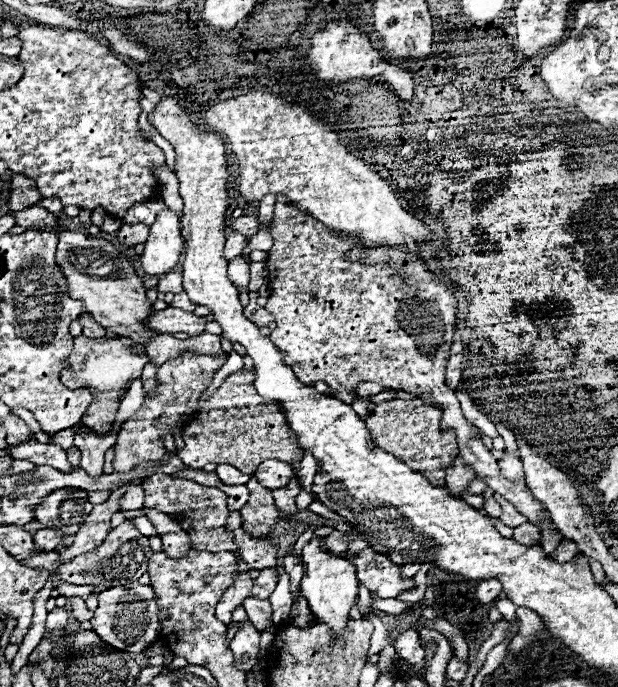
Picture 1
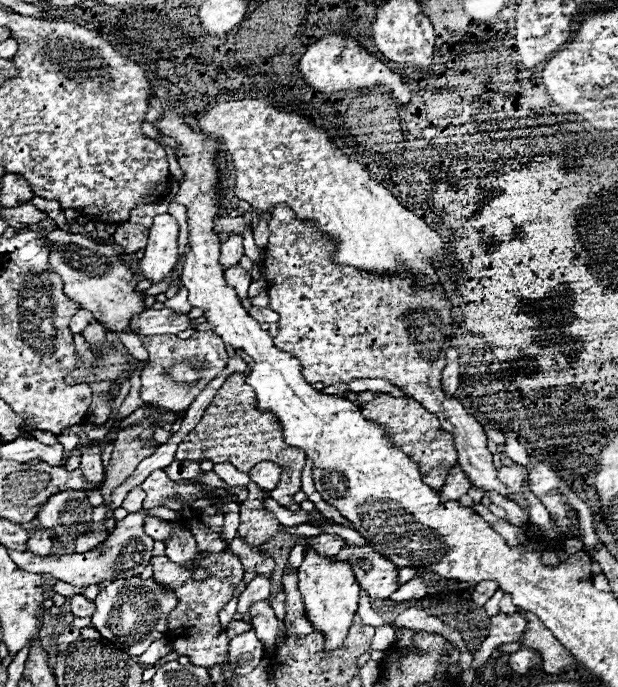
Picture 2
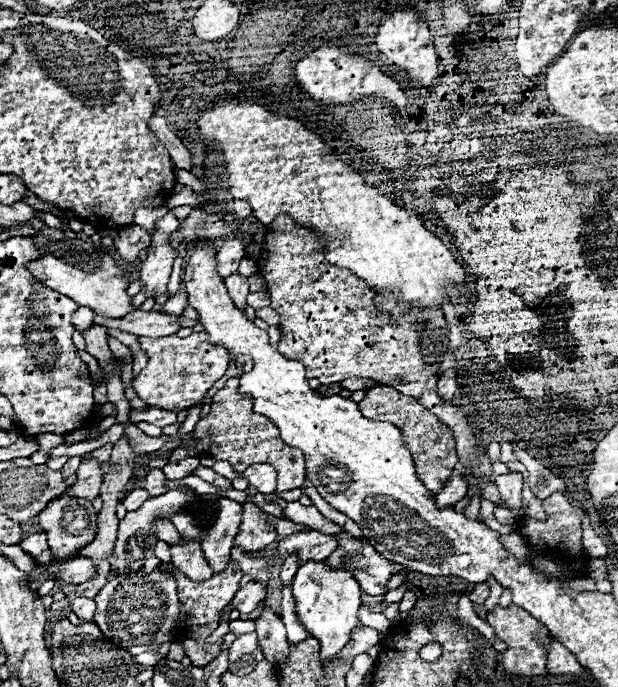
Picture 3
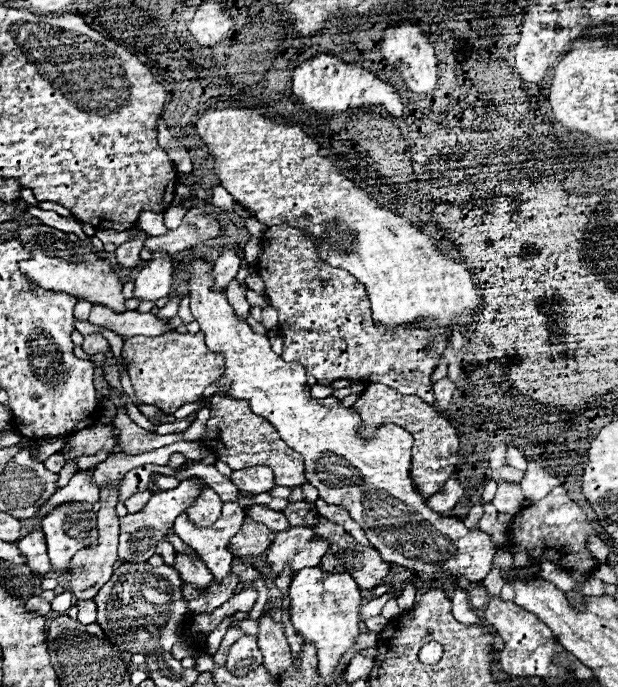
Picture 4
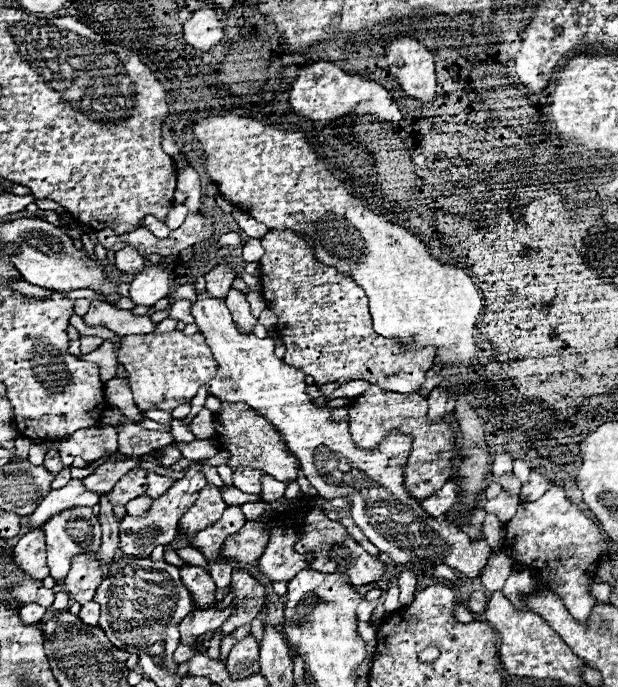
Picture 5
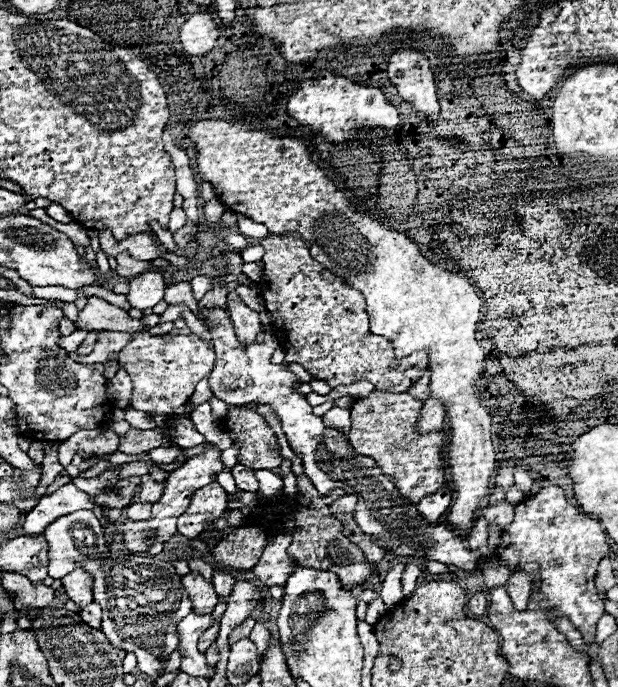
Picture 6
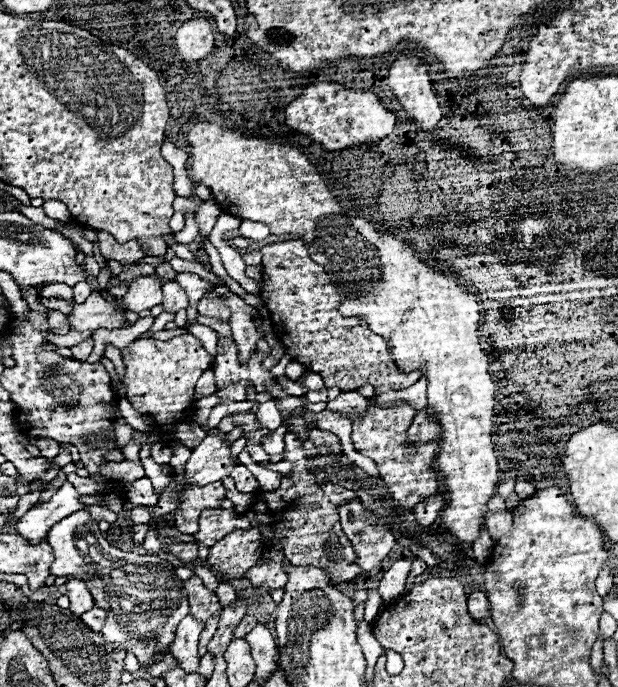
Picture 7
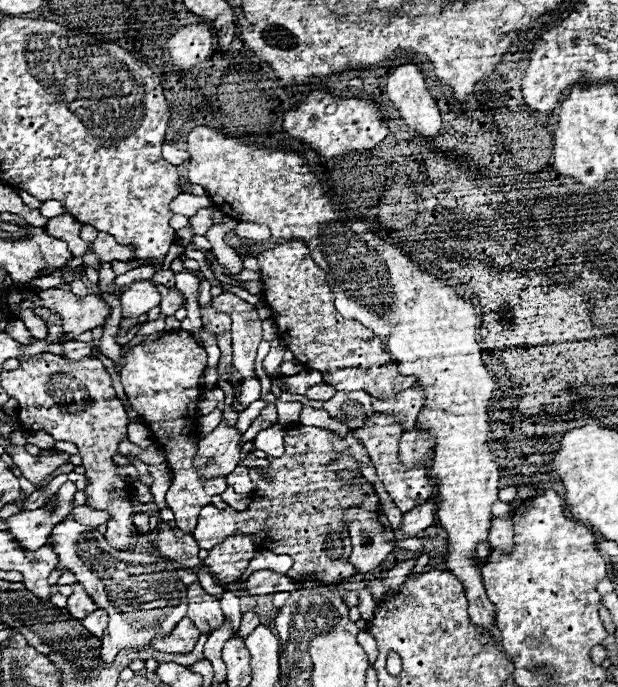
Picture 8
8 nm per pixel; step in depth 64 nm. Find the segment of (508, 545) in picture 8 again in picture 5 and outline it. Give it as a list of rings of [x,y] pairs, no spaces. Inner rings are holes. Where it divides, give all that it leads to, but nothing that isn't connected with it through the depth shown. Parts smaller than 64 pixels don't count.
[[[500,492],[496,498],[488,500],[484,504],[484,508],[488,514],[496,514],[500,518],[500,522],[508,522],[516,514],[520,504],[522,504],[522,500],[518,496],[510,496],[508,492]]]

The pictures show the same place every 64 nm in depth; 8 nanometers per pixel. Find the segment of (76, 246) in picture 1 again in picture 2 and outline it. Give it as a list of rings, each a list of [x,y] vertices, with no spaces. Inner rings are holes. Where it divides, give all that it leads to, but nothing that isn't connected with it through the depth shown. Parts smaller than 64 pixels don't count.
[[[52,230],[52,232],[48,234],[48,240],[52,242],[50,266],[52,266],[52,270],[54,270],[56,274],[60,274],[60,278],[64,280],[64,292],[66,292],[66,296],[70,296],[72,300],[80,302],[82,308],[90,310],[90,312],[94,314],[94,318],[96,318],[106,330],[110,330],[110,332],[132,332],[132,330],[130,330],[130,320],[132,320],[132,316],[142,314],[142,312],[146,310],[146,306],[144,306],[144,300],[142,300],[142,292],[136,290],[138,280],[134,278],[134,274],[132,274],[132,270],[128,268],[128,264],[124,264],[122,258],[120,258],[120,262],[118,262],[116,252],[114,252],[112,248],[94,242],[94,240],[88,238],[86,234],[72,234],[72,232],[64,232],[64,230]]]

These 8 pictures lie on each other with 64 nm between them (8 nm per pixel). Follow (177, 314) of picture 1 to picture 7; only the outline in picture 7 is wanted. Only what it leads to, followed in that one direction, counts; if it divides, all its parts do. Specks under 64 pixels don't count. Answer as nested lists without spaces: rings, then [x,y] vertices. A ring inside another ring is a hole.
[[[92,292],[84,304],[76,304],[74,300],[72,304],[74,304],[74,312],[68,316],[72,330],[78,330],[78,332],[92,330],[94,332],[98,328],[116,330],[116,328],[132,326],[130,322],[126,322],[124,312],[118,310],[108,300],[104,300],[100,292]]]

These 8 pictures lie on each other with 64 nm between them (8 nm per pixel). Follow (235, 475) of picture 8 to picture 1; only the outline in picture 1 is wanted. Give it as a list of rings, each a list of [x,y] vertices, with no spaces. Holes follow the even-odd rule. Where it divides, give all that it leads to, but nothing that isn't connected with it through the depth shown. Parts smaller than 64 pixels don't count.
[[[268,458],[266,462],[262,462],[258,466],[254,476],[256,476],[256,480],[262,486],[266,486],[270,490],[278,490],[278,488],[288,486],[288,482],[294,476],[294,470],[292,470],[292,466],[288,462],[280,462],[276,458]]]

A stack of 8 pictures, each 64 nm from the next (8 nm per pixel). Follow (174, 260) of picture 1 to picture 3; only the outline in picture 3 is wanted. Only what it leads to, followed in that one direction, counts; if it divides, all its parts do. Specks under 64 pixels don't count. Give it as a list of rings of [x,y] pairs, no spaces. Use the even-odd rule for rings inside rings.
[[[170,212],[156,220],[156,230],[152,232],[148,256],[142,262],[140,270],[140,280],[144,282],[142,290],[156,292],[156,296],[166,292],[166,284],[176,258],[176,252],[170,246],[170,236],[178,230],[178,226],[180,226],[178,218],[172,216]]]

